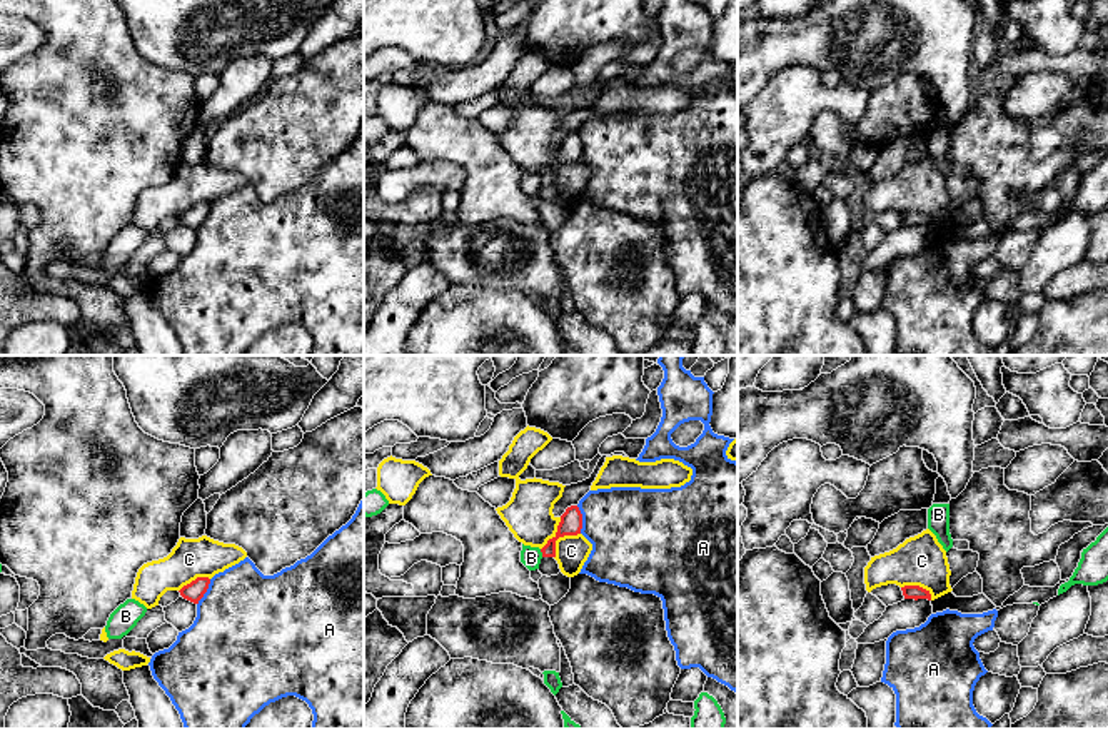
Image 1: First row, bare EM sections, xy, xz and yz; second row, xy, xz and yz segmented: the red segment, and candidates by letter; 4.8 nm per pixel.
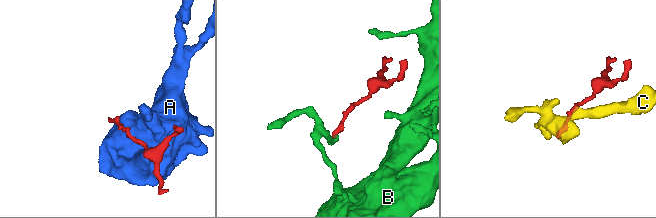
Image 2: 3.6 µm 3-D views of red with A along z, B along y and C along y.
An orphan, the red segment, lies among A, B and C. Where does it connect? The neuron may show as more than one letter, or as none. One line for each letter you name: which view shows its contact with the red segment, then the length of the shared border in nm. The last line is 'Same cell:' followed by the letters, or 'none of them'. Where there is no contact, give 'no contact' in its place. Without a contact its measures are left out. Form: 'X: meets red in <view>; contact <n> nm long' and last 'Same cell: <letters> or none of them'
Same cell: none of them

